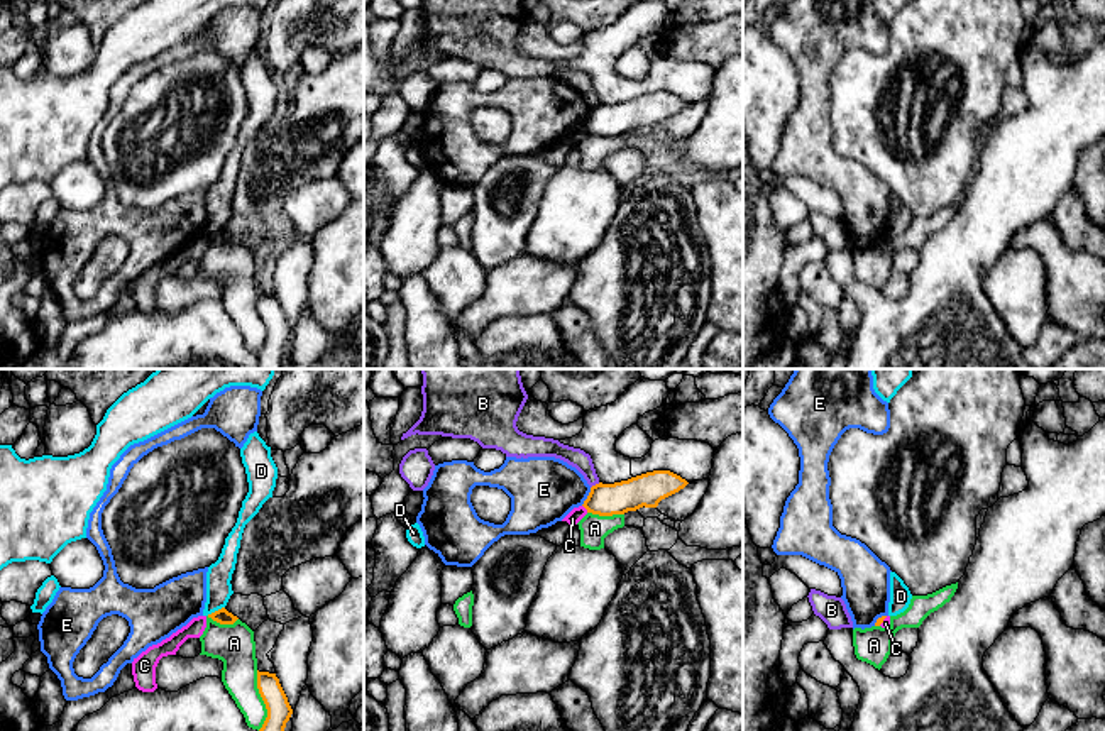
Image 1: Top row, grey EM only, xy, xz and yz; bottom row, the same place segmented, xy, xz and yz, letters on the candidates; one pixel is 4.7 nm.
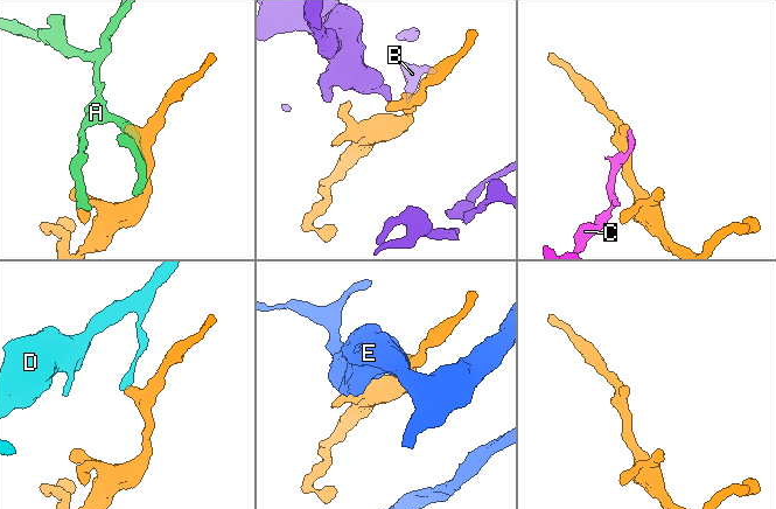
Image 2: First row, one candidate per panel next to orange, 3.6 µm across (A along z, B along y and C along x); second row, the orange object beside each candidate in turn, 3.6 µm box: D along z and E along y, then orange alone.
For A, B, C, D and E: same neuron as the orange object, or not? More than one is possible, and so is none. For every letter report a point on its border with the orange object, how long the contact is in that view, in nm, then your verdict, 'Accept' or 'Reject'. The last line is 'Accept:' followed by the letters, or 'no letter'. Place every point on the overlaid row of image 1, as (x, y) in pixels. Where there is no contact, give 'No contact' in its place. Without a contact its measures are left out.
A: Touches orange at xy (263, 699). Shared border 280 nm. Reject
B: Touches orange at xz (596, 484). Shared border 50 nm. Reject
C: Touches orange at xz (584, 506). Shared border 50 nm. Reject
D: Touches orange at xy (215, 611). Shared border 100 nm. Reject
E: Touches orange at xz (588, 496). Shared border 100 nm. Reject
Accept: no letter

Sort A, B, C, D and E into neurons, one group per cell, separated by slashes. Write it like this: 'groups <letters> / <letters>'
groups A / B / C / D / E

